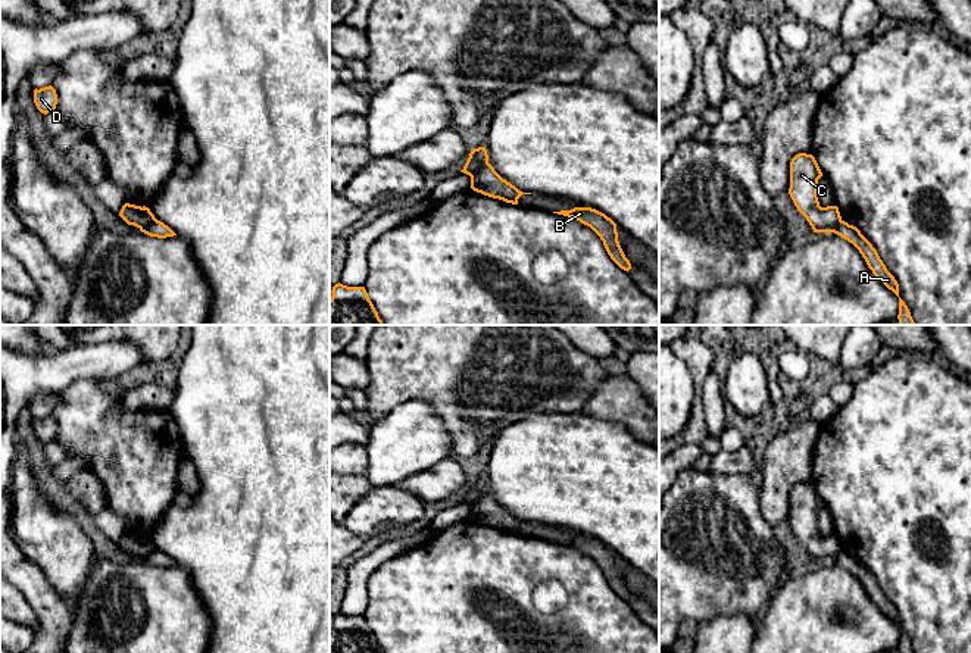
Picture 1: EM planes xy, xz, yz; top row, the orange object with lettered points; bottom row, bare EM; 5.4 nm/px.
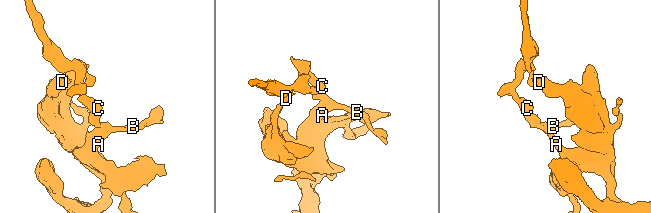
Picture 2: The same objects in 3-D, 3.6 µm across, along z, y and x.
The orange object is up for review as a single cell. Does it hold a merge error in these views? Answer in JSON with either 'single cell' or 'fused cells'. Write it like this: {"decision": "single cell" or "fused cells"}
{"decision": "fused cells"}

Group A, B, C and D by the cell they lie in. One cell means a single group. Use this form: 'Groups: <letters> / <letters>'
Groups: A B D / C

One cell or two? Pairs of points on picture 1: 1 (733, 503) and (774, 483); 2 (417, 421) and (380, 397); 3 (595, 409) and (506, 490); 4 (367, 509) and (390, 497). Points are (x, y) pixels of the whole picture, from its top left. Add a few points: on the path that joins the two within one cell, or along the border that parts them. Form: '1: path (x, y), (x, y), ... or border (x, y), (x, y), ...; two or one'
1: border (758, 491), (759, 512), (771, 524); two
2: border (430, 406), (421, 400), (406, 400), (375, 421); two
3: border (581, 411), (621, 425); two
4: path (372, 509), (378, 509), (384, 503); one

